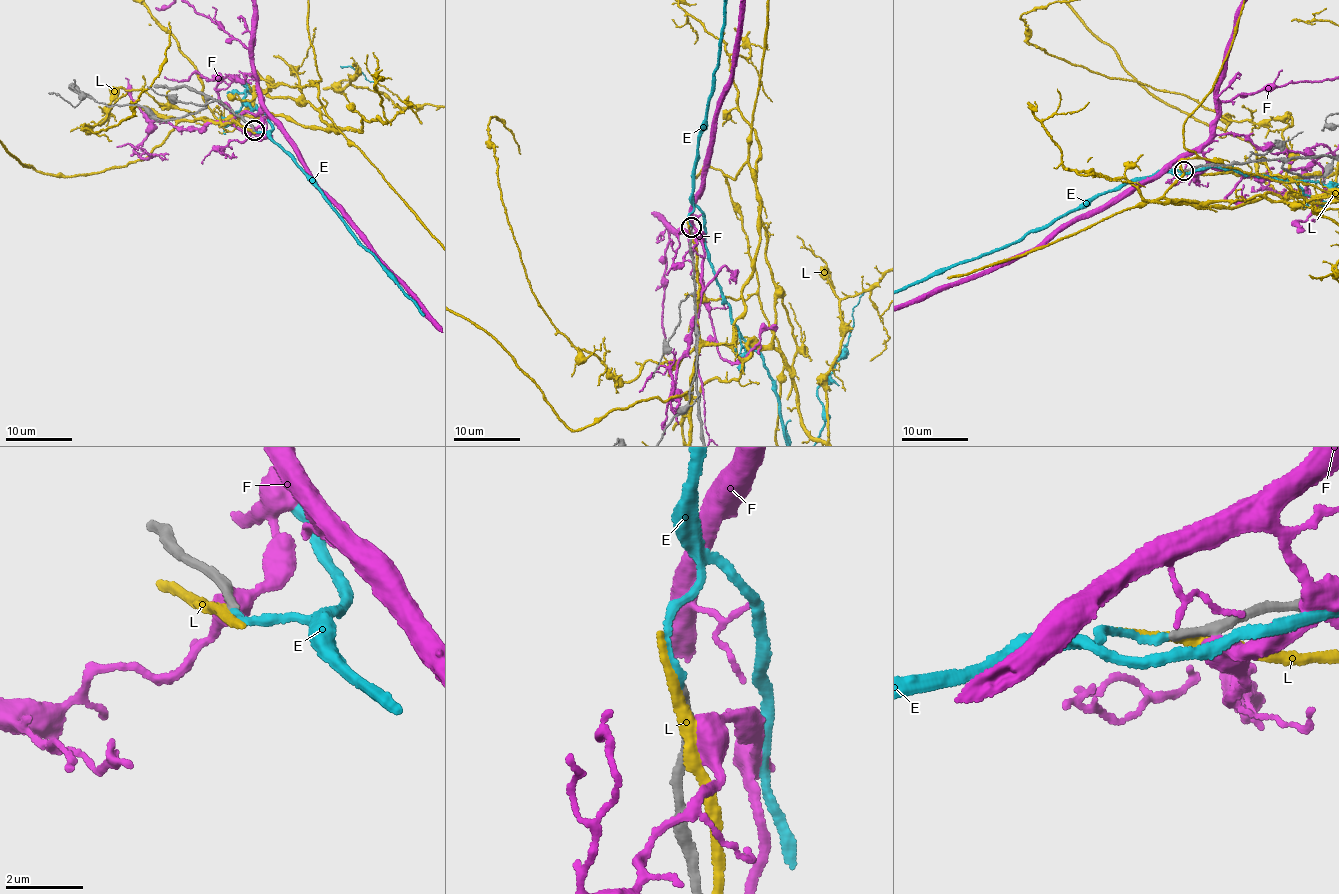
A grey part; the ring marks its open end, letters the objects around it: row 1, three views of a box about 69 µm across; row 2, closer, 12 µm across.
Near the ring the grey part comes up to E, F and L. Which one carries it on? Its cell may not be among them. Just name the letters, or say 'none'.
E

